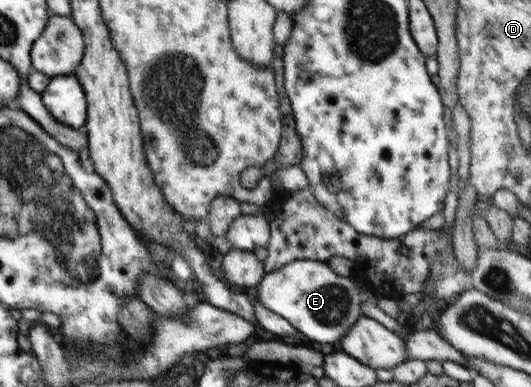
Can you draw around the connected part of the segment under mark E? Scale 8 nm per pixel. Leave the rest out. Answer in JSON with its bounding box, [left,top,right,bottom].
[254,260,364,344]

